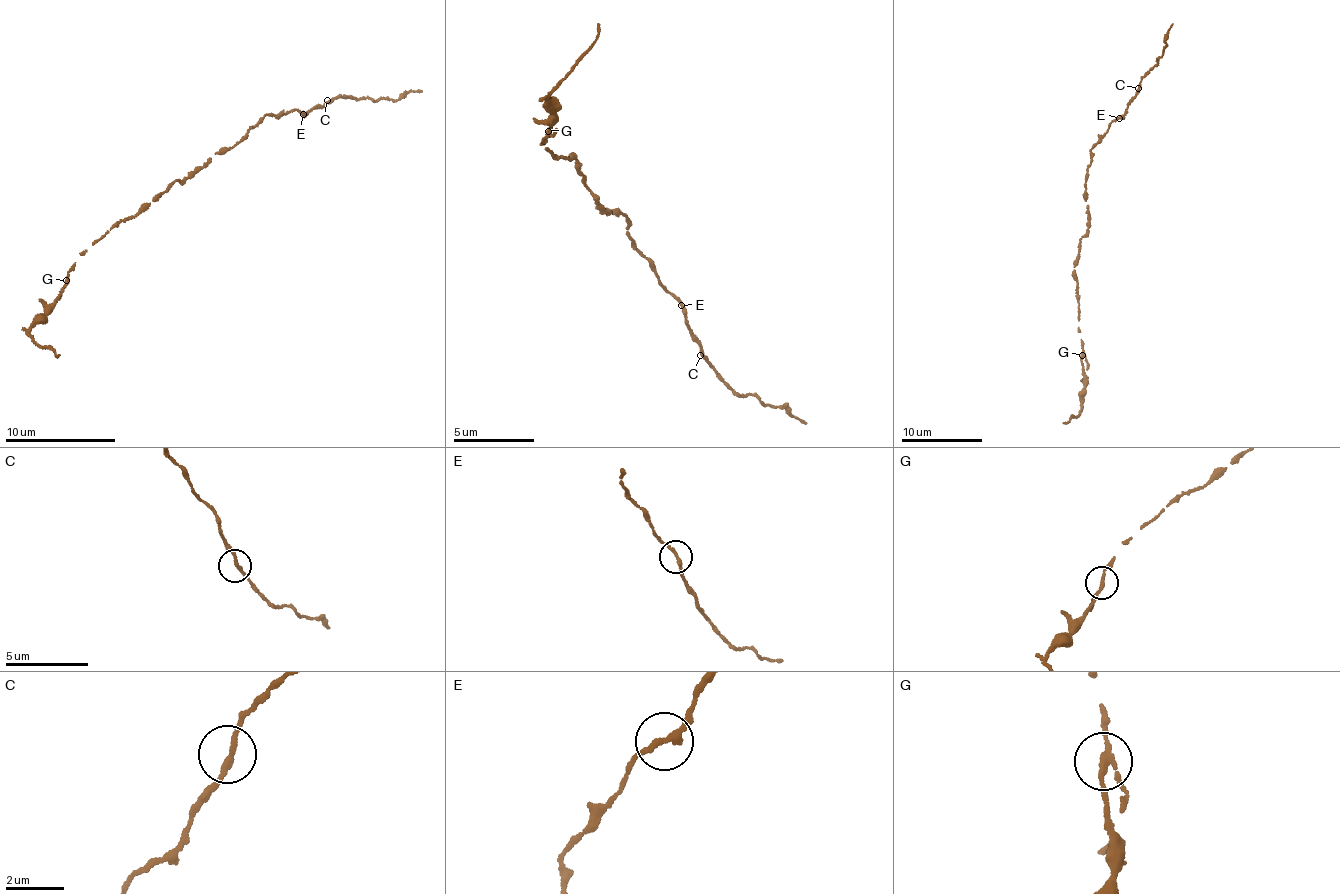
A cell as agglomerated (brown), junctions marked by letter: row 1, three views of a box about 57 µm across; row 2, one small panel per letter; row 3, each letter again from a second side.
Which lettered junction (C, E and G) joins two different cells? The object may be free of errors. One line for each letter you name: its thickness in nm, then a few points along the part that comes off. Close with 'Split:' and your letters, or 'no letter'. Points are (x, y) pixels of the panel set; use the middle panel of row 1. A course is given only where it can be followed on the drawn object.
G: 160 nm thick; foreign part runs (548, 131), (559, 114), (549, 103), (552, 91), (596, 40), (596, 25)
Split: G

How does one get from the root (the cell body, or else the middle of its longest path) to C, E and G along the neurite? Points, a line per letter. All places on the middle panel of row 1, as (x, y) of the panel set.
C: (600, 211), (626, 216), (627, 234), (633, 246), (654, 260), (664, 288), (679, 299), (700, 355)
E: (600, 211), (626, 216), (627, 234), (633, 246), (654, 260), (664, 288), (676, 294), (681, 305)
G: (600, 211), (602, 209), (590, 193), (578, 158), (553, 156), (553, 151), (540, 143), (549, 134), (548, 131)

